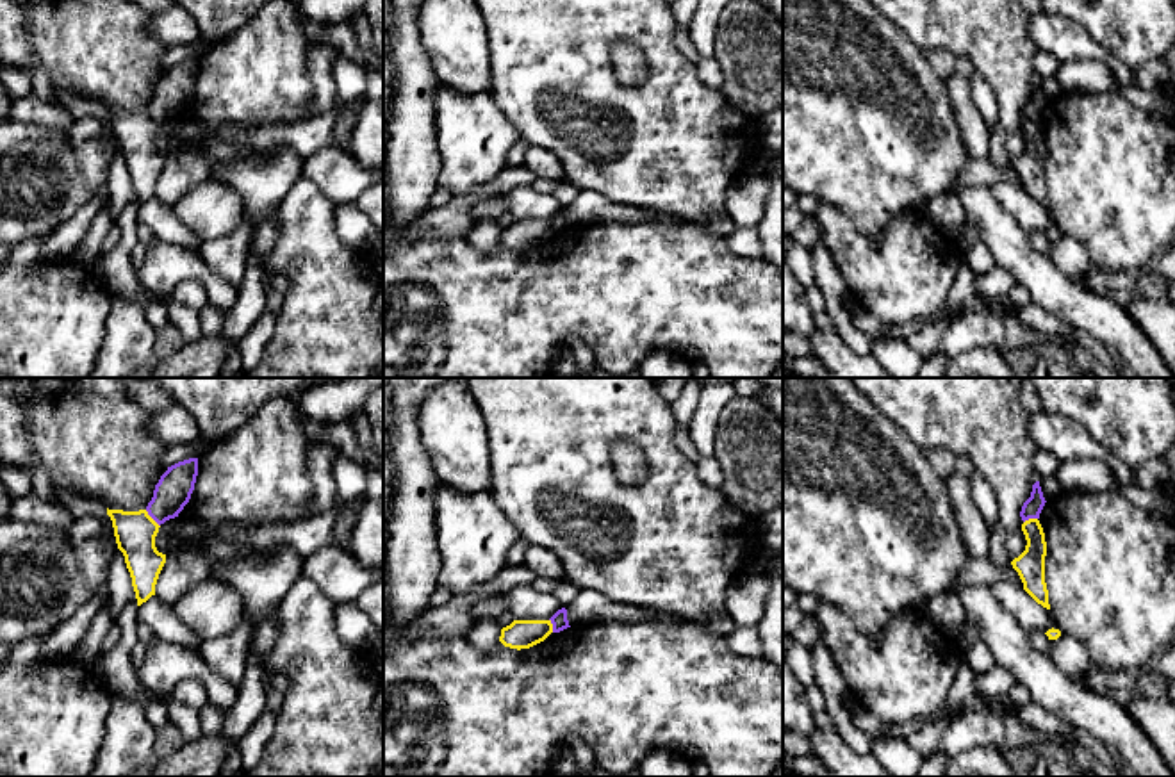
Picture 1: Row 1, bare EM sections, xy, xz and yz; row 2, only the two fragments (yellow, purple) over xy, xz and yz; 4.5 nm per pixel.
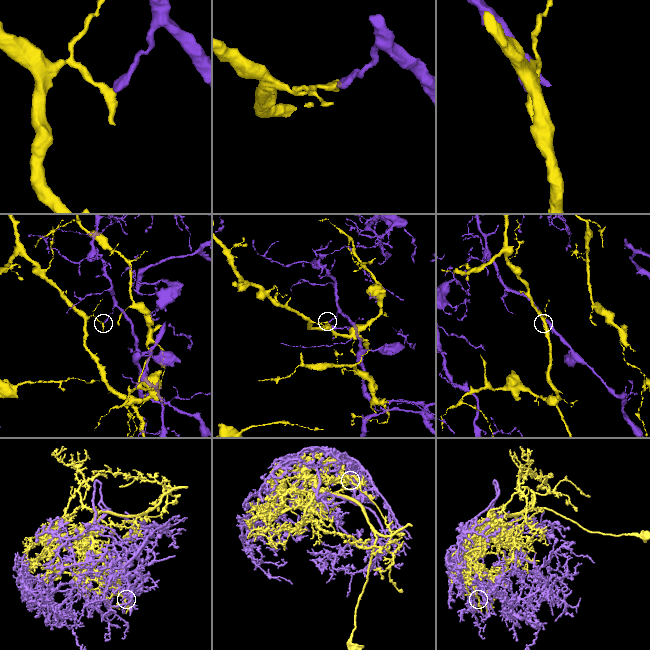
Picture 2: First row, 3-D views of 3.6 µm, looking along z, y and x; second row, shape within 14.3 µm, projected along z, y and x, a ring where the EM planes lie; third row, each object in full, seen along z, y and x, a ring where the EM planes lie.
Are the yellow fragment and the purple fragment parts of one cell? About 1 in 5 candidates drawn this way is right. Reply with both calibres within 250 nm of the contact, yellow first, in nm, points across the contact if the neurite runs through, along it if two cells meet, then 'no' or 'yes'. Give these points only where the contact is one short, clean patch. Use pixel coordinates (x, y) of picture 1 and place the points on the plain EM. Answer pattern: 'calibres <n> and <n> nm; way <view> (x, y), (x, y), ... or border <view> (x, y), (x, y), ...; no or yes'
calibres 180 and 160 nm; border xy (145, 111), (159, 127); no

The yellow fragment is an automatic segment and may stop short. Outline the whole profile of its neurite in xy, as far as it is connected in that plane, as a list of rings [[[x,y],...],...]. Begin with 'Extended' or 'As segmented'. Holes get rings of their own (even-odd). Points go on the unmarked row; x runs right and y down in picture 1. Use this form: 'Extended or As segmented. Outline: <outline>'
As segmented. Outline: [[[109,110],[118,150],[125,157],[127,169],[132,178],[137,207],[155,196],[159,175],[166,164],[166,155],[155,148],[159,125],[146,110],[123,112]]]

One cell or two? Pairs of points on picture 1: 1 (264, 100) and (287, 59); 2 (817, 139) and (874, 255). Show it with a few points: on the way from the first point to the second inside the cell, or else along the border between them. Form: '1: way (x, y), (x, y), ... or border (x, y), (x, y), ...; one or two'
1: way (264, 89), (264, 82), (277, 70); one
2: border (835, 207), (870, 237), (901, 212); two

